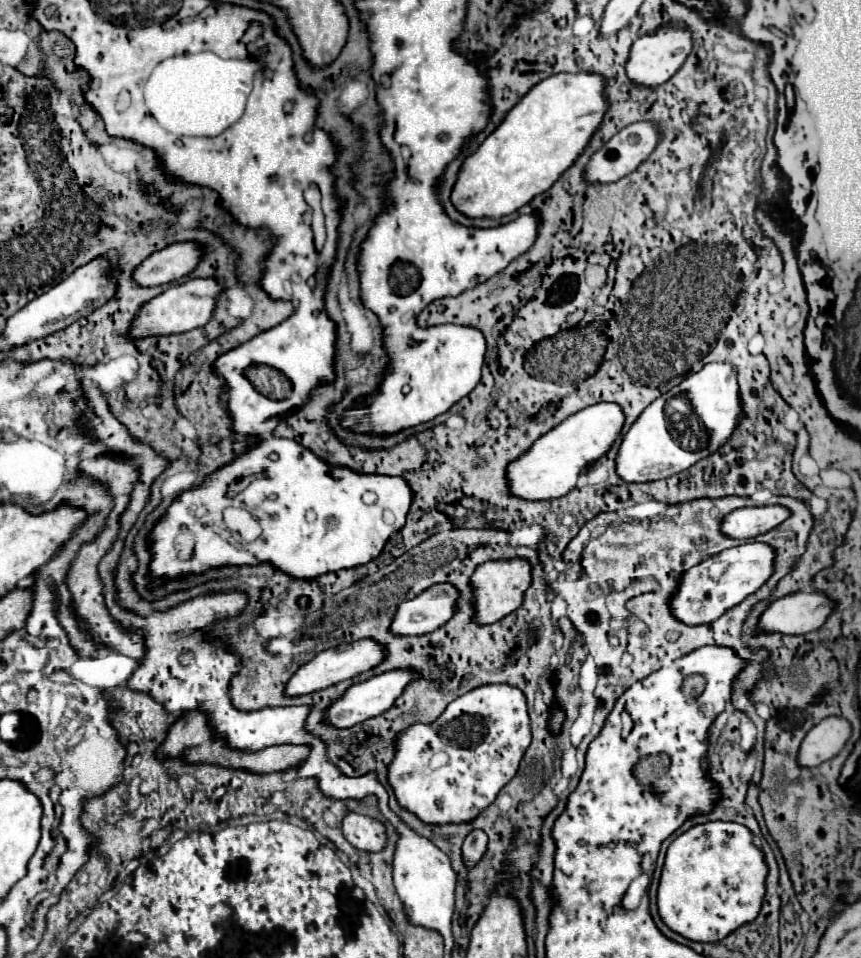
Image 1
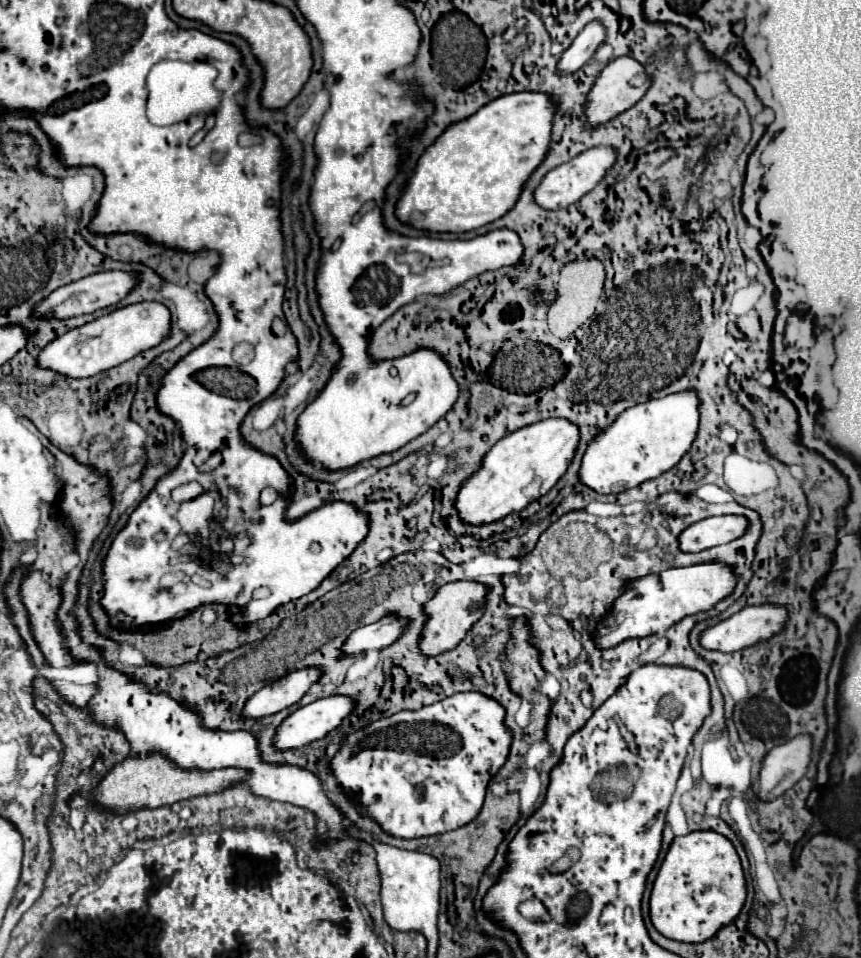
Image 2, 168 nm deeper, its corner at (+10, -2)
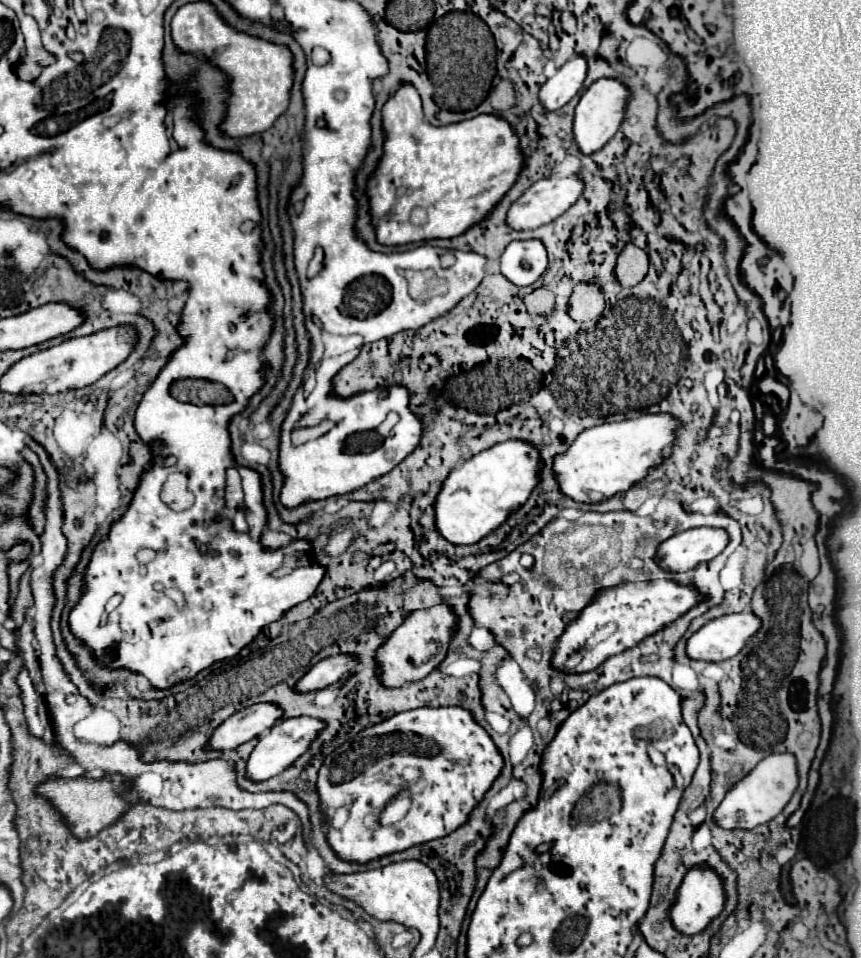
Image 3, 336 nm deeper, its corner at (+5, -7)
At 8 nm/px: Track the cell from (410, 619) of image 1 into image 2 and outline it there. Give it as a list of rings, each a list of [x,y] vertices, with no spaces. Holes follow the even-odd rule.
[[[385,616],[385,620],[357,628],[345,640],[343,652],[355,654],[365,650],[383,650],[391,646],[401,636],[401,632],[405,632],[405,620],[397,620],[397,616]]]

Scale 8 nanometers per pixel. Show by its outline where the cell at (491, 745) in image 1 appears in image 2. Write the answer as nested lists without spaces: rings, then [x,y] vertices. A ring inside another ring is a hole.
[[[459,692],[459,694],[453,694],[441,702],[435,702],[431,706],[425,706],[417,712],[397,712],[389,718],[383,718],[383,720],[377,720],[373,722],[371,726],[363,728],[363,730],[357,730],[353,732],[341,746],[341,750],[335,754],[335,758],[331,760],[331,770],[333,770],[333,776],[337,778],[337,782],[351,794],[351,796],[357,796],[361,798],[363,806],[367,808],[367,814],[371,818],[375,818],[385,832],[393,834],[393,836],[399,836],[399,838],[419,838],[419,836],[433,836],[433,834],[443,834],[443,832],[449,832],[449,830],[457,830],[465,824],[469,824],[471,820],[477,818],[481,806],[483,806],[483,798],[485,798],[485,792],[487,792],[487,786],[491,782],[491,778],[503,768],[503,764],[507,762],[507,756],[509,756],[509,748],[511,748],[511,740],[513,740],[513,732],[507,728],[505,724],[505,708],[501,704],[497,704],[497,700],[489,700],[489,696],[481,694],[481,692]]]

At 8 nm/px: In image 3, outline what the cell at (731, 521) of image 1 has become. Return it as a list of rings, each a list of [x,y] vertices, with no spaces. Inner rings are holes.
[[[686,529],[660,543],[654,561],[670,573],[682,573],[694,569],[698,563],[714,559],[724,551],[726,543],[728,533],[724,529]]]

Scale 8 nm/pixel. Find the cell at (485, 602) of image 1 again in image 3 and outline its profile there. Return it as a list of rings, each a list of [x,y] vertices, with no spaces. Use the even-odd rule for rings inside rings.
[[[444,603],[410,613],[406,621],[378,647],[376,653],[380,669],[378,681],[382,681],[382,685],[386,687],[400,687],[404,683],[418,681],[428,673],[432,673],[432,669],[438,667],[446,657],[446,649],[452,639],[454,627],[456,627],[456,615],[452,613],[452,607]]]

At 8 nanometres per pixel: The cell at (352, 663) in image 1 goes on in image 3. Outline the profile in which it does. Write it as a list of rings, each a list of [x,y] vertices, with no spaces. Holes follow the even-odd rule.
[[[258,703],[246,709],[240,709],[238,713],[234,713],[214,729],[204,749],[232,751],[238,745],[250,741],[252,737],[264,735],[272,725],[280,721],[280,717],[282,717],[282,709],[272,703]]]

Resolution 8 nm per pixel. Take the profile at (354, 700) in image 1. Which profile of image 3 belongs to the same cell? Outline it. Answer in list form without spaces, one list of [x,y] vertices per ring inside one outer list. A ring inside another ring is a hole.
[[[294,717],[294,719],[284,719],[272,725],[256,743],[252,749],[248,761],[246,761],[246,777],[254,783],[266,781],[278,773],[282,773],[286,767],[290,767],[314,741],[314,737],[324,729],[324,723],[314,717]]]

